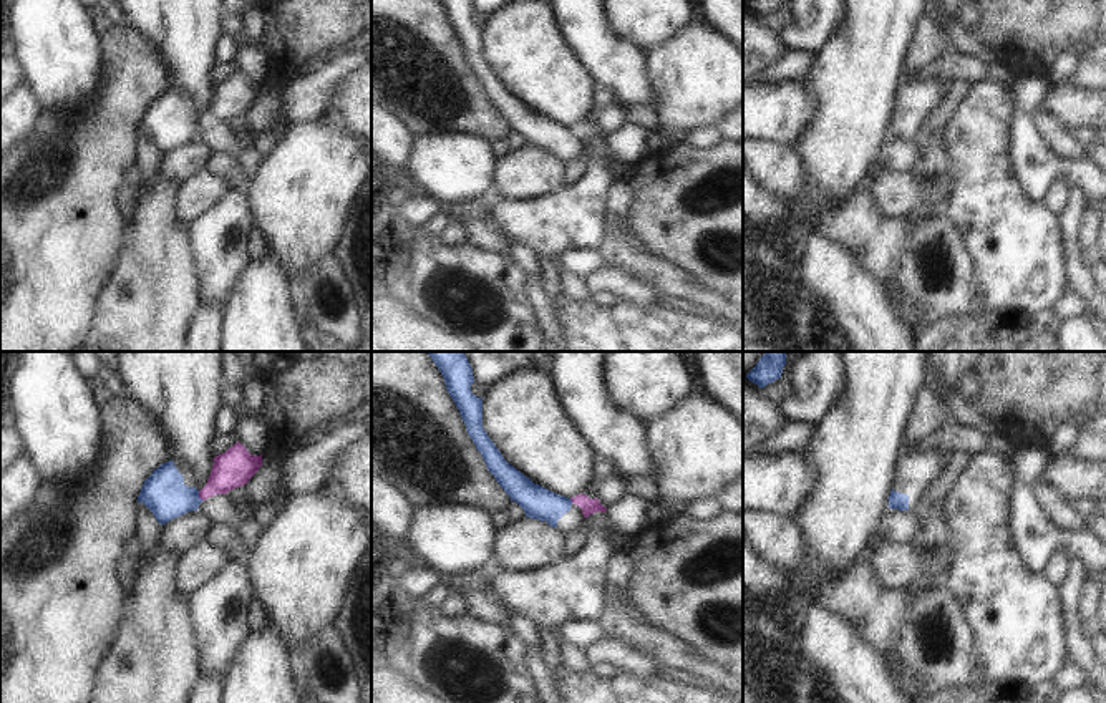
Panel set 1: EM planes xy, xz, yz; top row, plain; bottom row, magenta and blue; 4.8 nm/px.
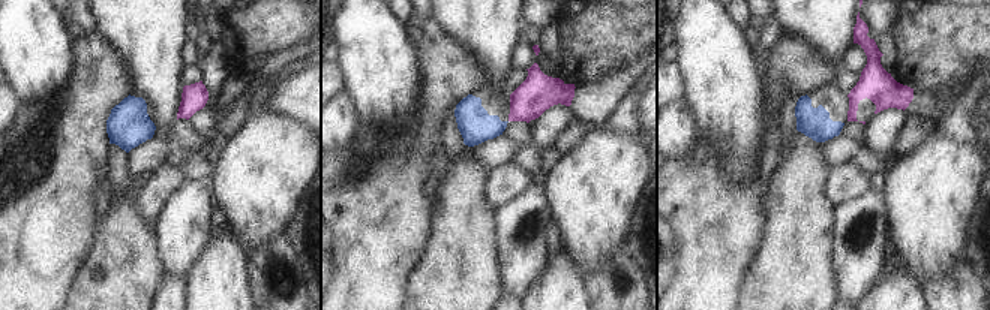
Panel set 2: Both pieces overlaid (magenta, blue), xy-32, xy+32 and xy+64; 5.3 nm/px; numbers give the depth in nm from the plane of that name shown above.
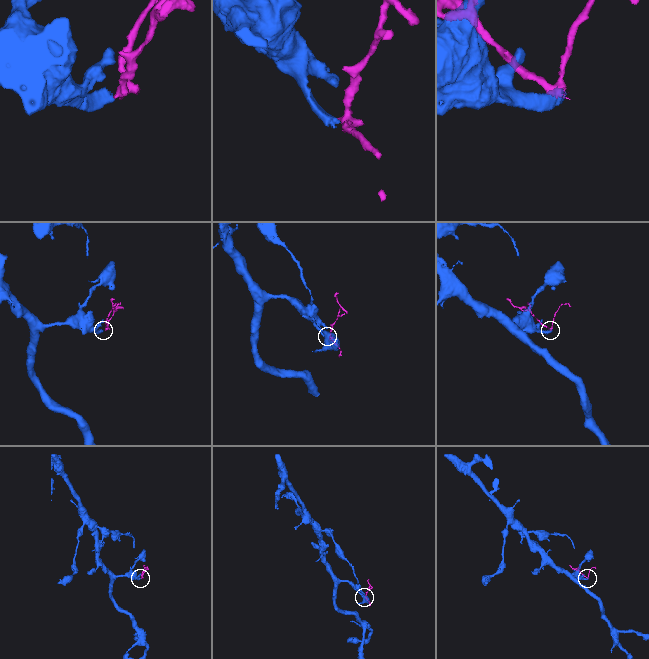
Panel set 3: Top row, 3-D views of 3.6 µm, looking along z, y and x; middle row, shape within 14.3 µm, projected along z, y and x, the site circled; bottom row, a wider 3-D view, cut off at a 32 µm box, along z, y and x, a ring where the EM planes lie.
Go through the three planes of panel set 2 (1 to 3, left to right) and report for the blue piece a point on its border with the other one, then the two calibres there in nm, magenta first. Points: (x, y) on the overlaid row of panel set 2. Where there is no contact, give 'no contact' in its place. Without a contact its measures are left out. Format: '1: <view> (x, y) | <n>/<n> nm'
1: no contact
2: no contact
3: no contact

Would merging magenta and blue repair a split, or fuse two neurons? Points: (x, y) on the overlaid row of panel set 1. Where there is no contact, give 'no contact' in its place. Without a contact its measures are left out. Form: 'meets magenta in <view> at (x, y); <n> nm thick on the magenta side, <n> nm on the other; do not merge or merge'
meets magenta in xy at (199, 496); 180 nm thick on the magenta side, 220 nm on the other; do not merge

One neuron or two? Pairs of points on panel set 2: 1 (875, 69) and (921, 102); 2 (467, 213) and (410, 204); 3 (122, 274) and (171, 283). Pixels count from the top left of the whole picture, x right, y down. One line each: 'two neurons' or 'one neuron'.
1: one neuron
2: two neurons
3: two neurons

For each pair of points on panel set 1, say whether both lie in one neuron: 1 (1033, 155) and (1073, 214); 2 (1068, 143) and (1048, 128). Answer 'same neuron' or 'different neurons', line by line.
1: different neurons
2: same neuron

